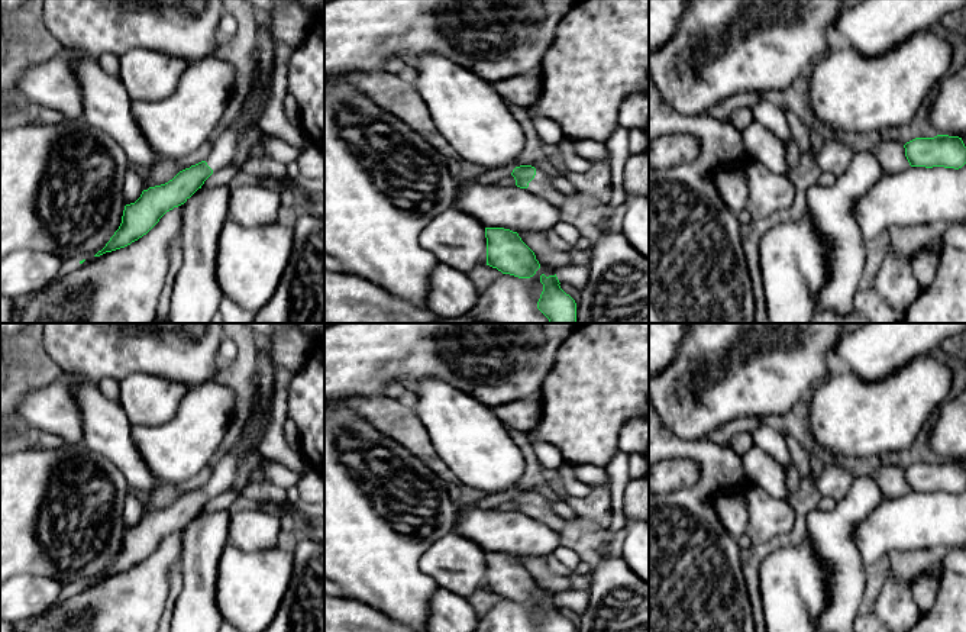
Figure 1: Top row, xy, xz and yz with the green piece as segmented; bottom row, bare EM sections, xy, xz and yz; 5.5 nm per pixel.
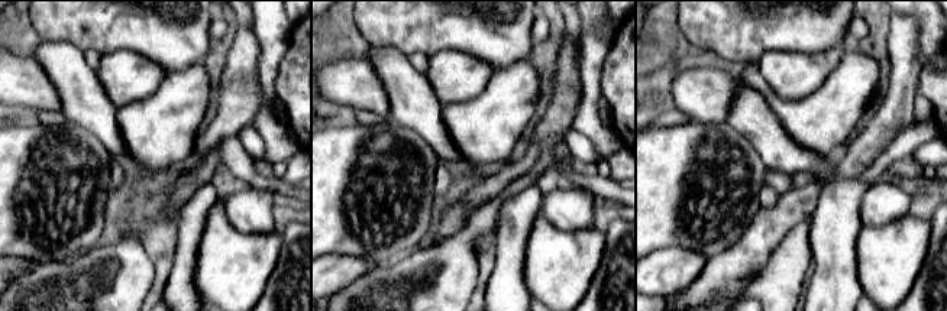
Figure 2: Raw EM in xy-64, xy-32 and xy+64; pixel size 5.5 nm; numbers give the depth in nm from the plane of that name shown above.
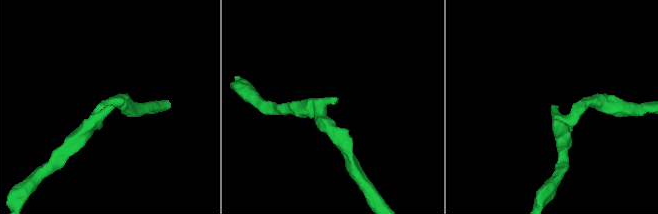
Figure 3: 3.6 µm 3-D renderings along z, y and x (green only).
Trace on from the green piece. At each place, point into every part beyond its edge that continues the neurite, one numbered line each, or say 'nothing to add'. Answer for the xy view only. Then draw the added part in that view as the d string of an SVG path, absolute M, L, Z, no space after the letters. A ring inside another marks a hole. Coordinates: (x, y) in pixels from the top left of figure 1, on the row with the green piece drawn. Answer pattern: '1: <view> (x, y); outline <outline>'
1: xy (223, 150); outline M258 29L255 64L259 71L259 83L252 88L252 93L256 96L261 109L255 110L251 100L246 100L238 117L213 141L211 152L206 158L213 172L227 168L235 157L239 139L251 129L259 128L259 117L271 96L274 58L275 42L272 32Z

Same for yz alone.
nothing to add

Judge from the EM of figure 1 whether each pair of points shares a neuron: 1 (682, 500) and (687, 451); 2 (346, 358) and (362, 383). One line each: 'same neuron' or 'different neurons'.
1: same neuron
2: same neuron

